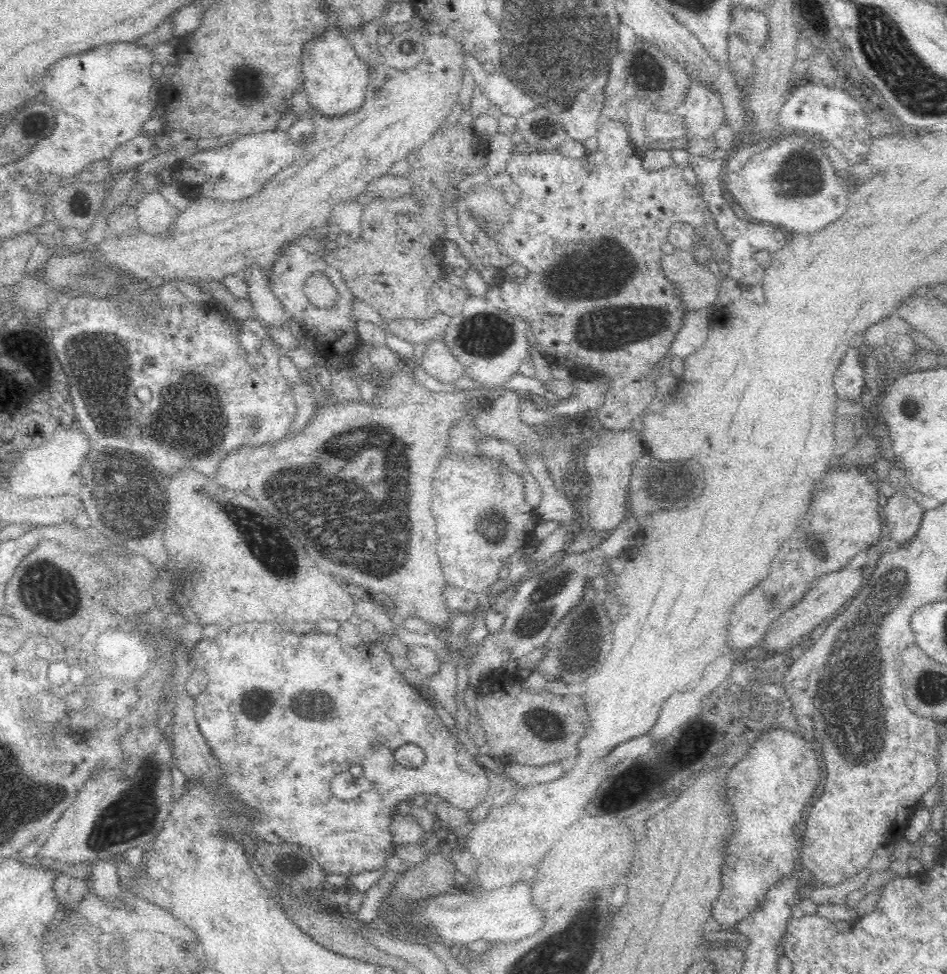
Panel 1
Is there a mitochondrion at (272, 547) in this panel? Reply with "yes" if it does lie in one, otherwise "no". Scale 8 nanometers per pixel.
yes

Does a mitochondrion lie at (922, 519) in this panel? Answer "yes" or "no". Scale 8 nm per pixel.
no

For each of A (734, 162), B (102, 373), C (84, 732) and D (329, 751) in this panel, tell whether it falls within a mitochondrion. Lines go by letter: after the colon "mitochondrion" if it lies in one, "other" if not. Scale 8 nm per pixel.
A: other
B: mitochondrion
C: mitochondrion
D: other

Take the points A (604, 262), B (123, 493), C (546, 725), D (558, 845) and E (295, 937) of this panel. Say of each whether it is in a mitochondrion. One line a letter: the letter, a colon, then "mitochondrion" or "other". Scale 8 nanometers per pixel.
A: mitochondrion
B: mitochondrion
C: mitochondrion
D: other
E: other

